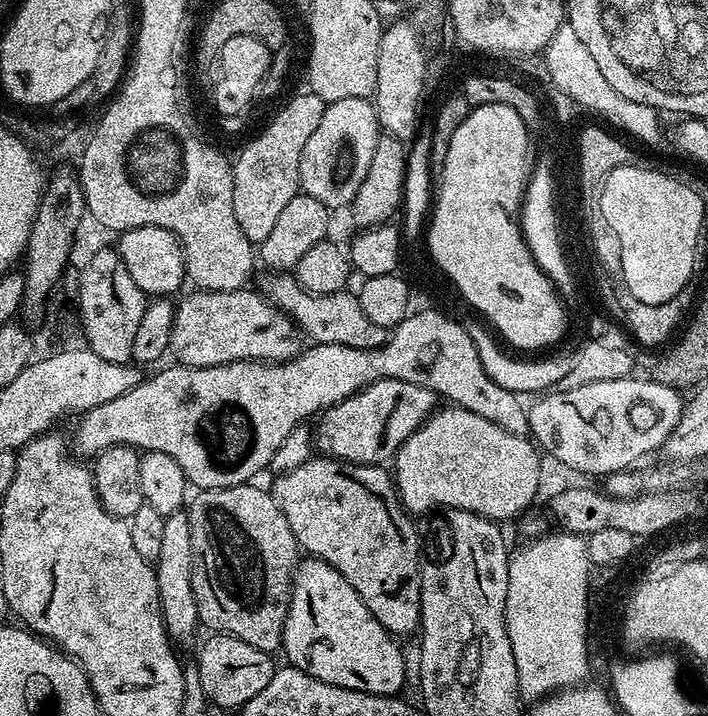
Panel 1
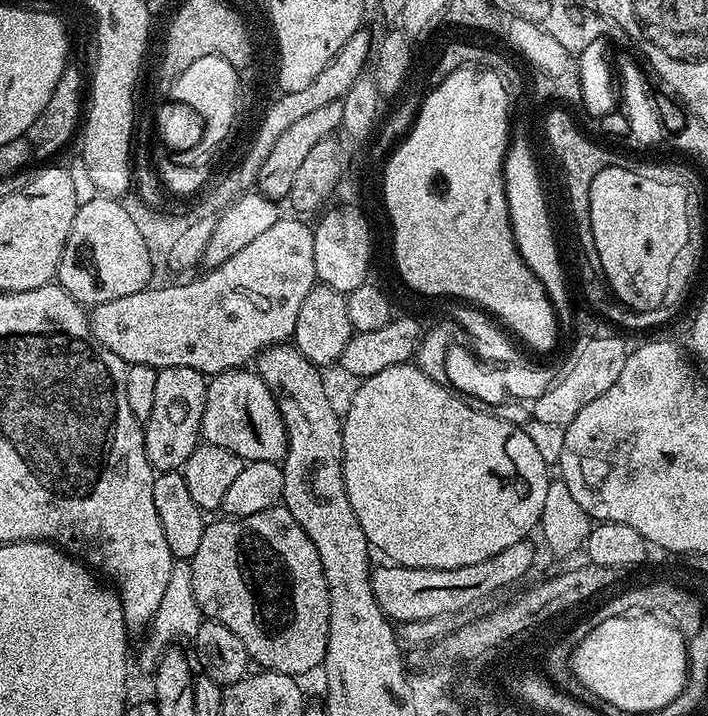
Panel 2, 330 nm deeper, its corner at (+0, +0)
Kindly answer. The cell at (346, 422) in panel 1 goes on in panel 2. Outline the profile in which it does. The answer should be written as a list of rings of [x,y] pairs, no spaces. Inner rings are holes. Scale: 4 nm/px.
[[[248,370],[222,372],[210,380],[210,424],[212,420],[211,443],[237,452],[241,460],[283,461],[288,450],[288,435],[284,419],[262,378]]]

